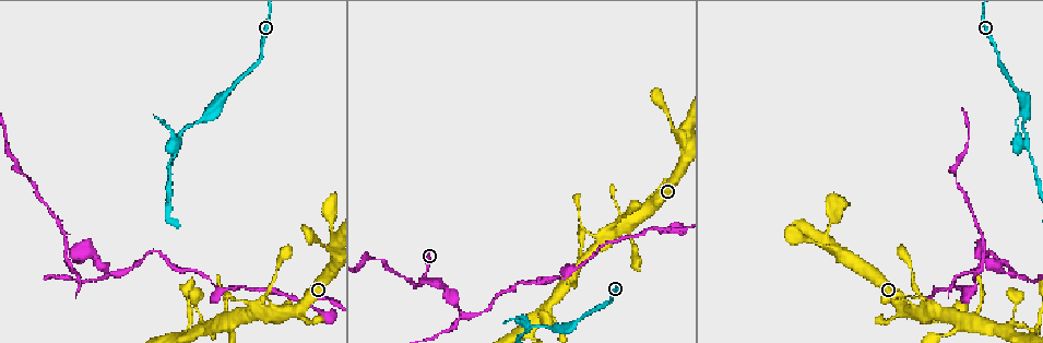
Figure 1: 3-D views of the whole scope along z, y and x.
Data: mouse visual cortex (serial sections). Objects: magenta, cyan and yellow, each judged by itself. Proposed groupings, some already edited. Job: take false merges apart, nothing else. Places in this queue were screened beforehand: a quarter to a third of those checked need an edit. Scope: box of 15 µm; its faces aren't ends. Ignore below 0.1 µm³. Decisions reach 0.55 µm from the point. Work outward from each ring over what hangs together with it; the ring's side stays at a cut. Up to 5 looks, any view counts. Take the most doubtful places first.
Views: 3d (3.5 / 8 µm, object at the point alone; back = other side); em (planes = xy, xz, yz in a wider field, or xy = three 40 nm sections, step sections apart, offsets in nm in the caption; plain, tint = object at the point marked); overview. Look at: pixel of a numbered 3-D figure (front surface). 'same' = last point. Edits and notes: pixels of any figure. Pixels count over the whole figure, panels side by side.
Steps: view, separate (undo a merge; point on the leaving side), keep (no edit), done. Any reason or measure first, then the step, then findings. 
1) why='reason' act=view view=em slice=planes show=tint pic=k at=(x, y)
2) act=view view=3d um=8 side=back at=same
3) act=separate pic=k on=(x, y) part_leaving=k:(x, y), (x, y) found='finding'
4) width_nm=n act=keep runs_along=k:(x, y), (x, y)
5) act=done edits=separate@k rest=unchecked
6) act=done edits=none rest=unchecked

why='branch point' act=view view=3d um=3.5 pic=1 at=(179, 143)

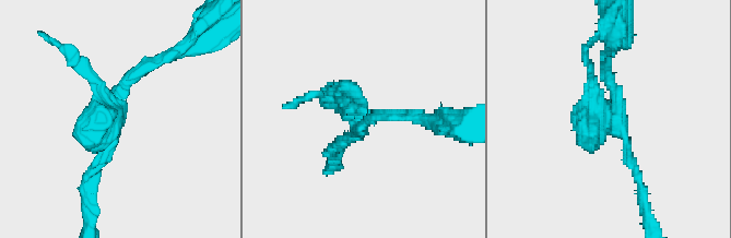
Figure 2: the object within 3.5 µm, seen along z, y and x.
act=view view=em slice=xy step=3 show=tint pic=2 at=(620, 114)

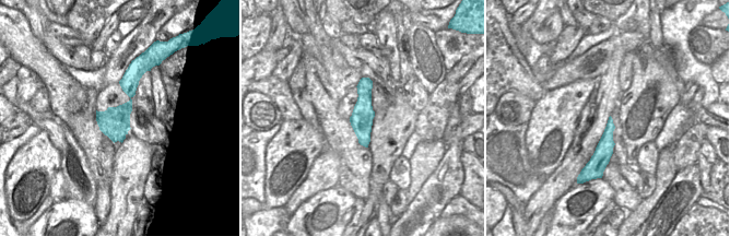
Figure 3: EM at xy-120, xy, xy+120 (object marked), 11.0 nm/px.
width_nm=240 act=separate pic=2 on=(590, 144) part_leaving=2:(610, 115), (597, 118), (585, 134) found='two cells meet here'

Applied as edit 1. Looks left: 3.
why='redraw' act=view view=overview

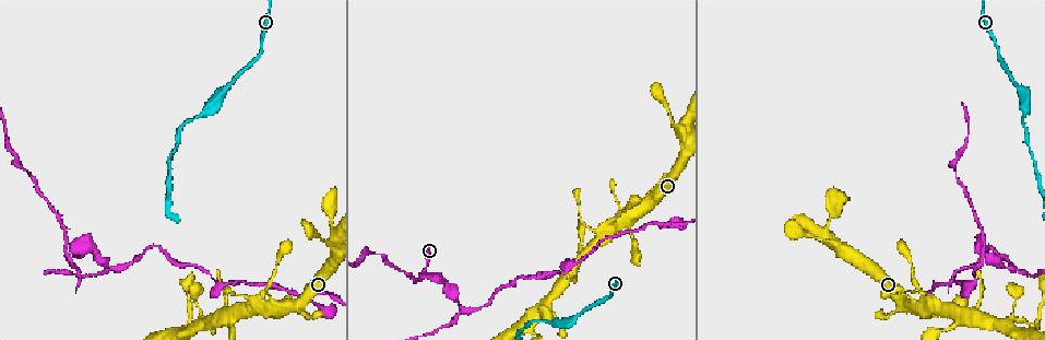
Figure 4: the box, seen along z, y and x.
why='sharp bend' act=view view=3d um=3.5 pic=4 at=(70, 261)

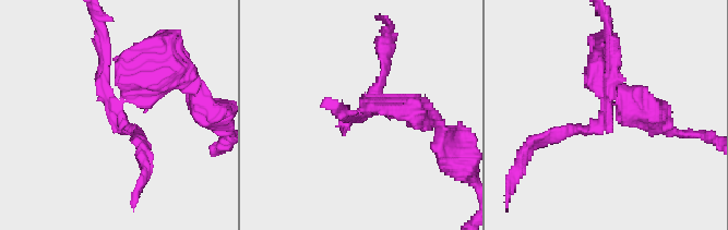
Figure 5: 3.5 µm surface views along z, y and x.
act=view view=em slice=xy step=5 show=tint pic=5 at=(602, 119)

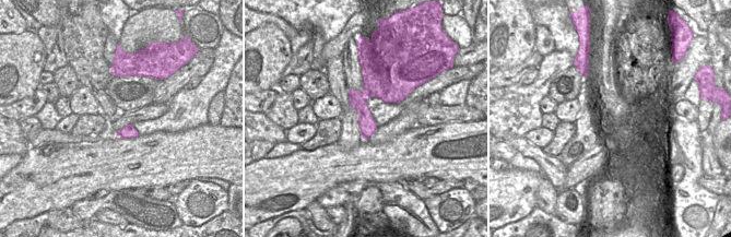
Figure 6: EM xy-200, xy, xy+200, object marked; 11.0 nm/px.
act=separate pic=5 on=(142, 70) found='two cells meet here'

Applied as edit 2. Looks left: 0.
act=done edits=separate@2,separate@5 rest=unchecked

